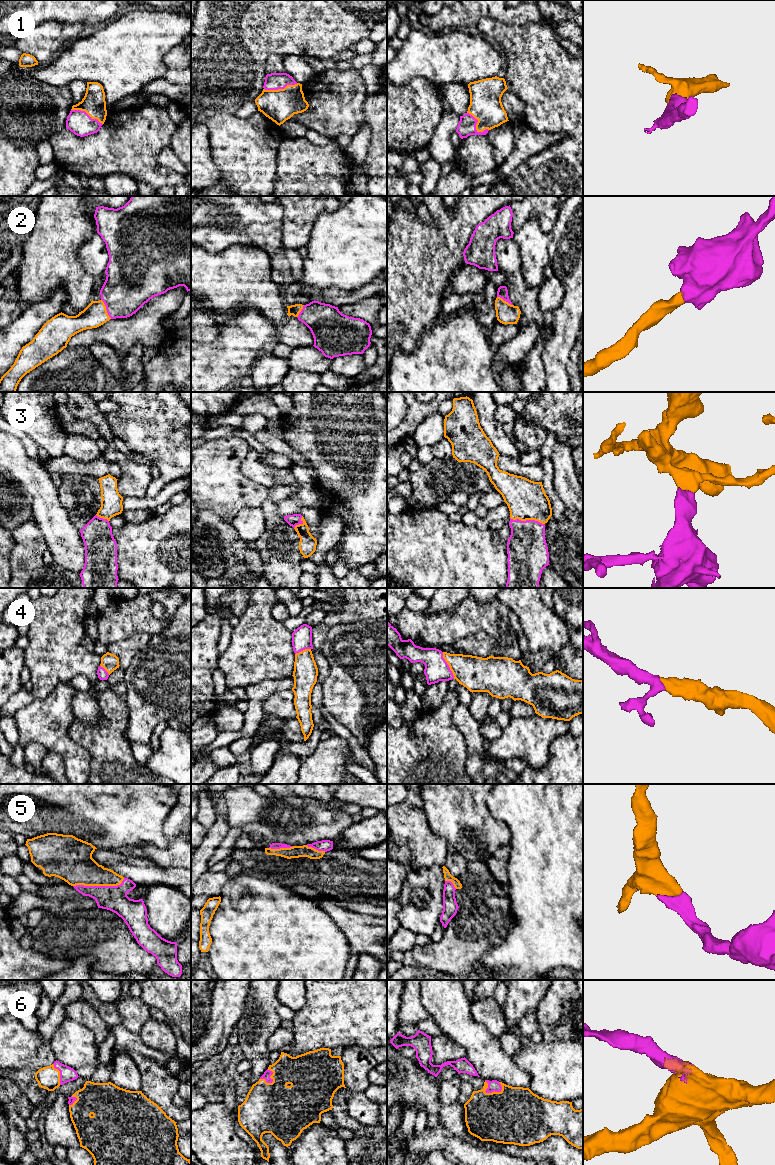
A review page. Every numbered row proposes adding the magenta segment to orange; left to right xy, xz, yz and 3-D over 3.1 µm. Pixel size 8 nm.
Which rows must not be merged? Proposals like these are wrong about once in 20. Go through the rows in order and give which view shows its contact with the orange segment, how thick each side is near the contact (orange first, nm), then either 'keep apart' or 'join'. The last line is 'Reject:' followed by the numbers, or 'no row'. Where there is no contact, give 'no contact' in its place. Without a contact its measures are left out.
1: meets orange in yz; 260 nm thick on the orange side, 140 nm on the other; join
2: meets orange in xy; 190 nm thick on the orange side, 380 nm on the other; join
3: meets orange in yz; 320 nm thick on the orange side, 320 nm on the other; join
4: meets orange in yz; 280 nm thick on the orange side, 190 nm on the other; join
5: meets orange in xy; 300 nm thick on the orange side, 200 nm on the other; join
6: meets orange in yz; 420 nm thick on the orange side, 90 nm on the other; join
Reject: no row

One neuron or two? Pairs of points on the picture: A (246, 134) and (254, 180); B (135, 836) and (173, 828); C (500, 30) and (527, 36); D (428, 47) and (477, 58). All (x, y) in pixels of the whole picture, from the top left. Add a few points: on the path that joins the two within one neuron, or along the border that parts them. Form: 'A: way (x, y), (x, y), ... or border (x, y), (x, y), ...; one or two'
A: way (246, 145), (250, 169); one
B: border (172, 808), (164, 823), (167, 846), (144, 844); two
C: way (507, 36), (520, 36); one
D: way (440, 58), (465, 58); one

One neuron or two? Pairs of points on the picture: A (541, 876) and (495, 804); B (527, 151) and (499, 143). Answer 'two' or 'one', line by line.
A: one
B: two

